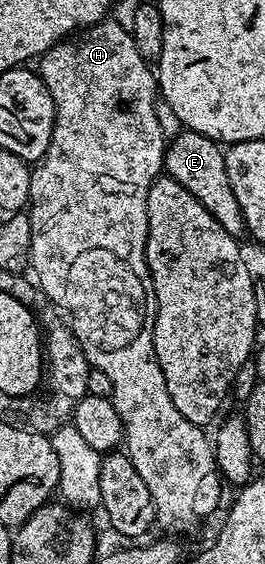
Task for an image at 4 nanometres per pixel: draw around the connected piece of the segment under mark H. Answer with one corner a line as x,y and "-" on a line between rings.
108,17
103,19
99,23
95,23
92,27
84,27
82,31
66,38
62,43
53,45
48,49
46,53
38,60
37,63
37,74
43,83
49,89
49,93
53,97
55,102
55,128
51,134
51,140
49,141
49,149
47,154
42,158
41,162
31,172
31,202
29,204
29,214
31,217
31,228
33,229
33,241
31,242
31,262
30,266
35,267
35,275
39,278
37,283
38,290
44,291
47,294
47,299
54,307
59,308
64,319
67,320
68,327
71,328
73,334
75,334
75,344
81,349
81,353
85,353
87,362
92,367
101,369
101,373
106,373
109,377
109,381
113,381
114,389
111,390
110,401
113,406
117,409
117,413
121,417
123,422
123,443
125,444
125,454
130,457
133,461
133,469
137,469
137,473
141,473
141,478
145,480
145,485
149,485
149,493
153,497
153,505
155,506
155,522
161,528
164,527
164,532
175,533
171,531
187,531
195,522
198,521
199,515
207,515
215,507
215,502
219,499
219,483
221,484
221,476
219,474
219,466
215,464
215,448
212,440
209,438
202,426
193,421
189,421
185,417
181,417
181,409
177,409
177,405
173,405
173,397
169,397
169,389
165,385
165,373
161,373
161,365
157,361
157,353
155,352
155,346
153,345
153,333
155,332
155,314
157,313
157,301
155,300
155,290
153,289
153,281
151,280
151,274
147,268
147,194
149,189
155,184
155,180
160,178
161,172
163,171
163,152
165,150
165,137
161,133
161,125
157,125
157,113
155,112
155,101
157,98
157,75
154,70
151,71
149,68
148,60
141,57
141,53
137,49
137,45
133,41
130,30
124,24
117,22
114,17

